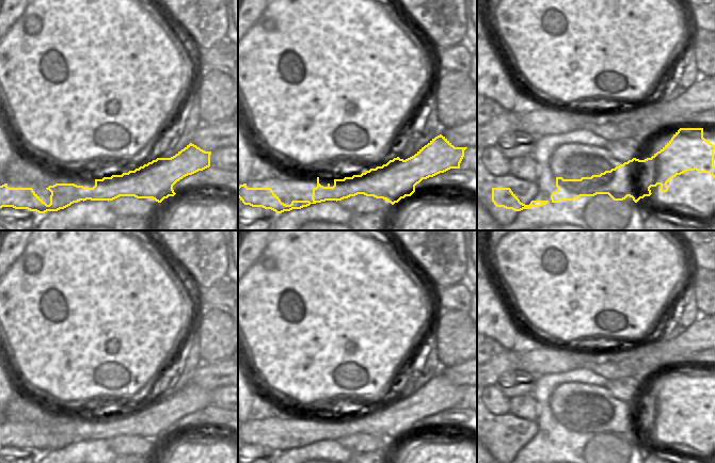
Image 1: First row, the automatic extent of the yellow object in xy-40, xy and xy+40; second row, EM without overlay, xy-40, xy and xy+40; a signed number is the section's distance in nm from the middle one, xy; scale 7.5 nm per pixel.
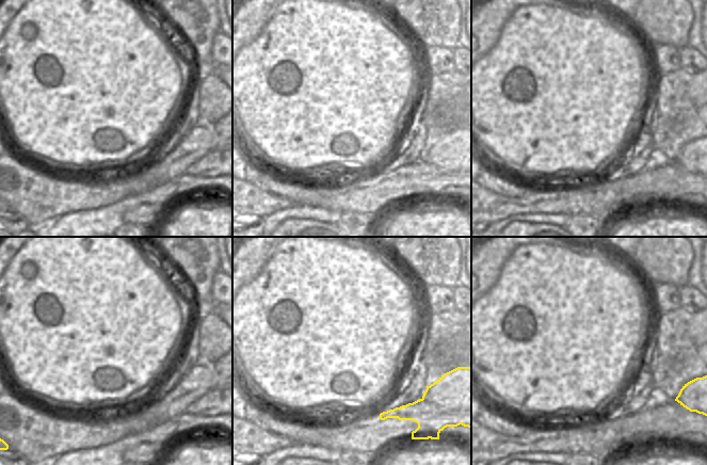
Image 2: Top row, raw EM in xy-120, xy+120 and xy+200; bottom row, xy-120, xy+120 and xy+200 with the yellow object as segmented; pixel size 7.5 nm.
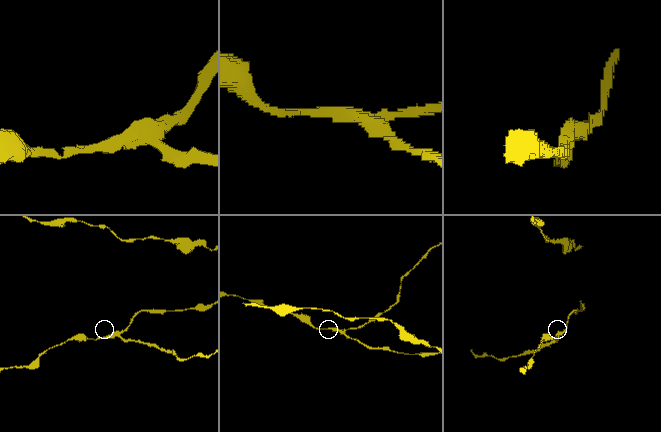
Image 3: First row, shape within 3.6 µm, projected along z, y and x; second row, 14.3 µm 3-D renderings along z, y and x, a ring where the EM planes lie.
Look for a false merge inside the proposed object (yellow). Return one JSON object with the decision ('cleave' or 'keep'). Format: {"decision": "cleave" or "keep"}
{"decision": "cleave"}

